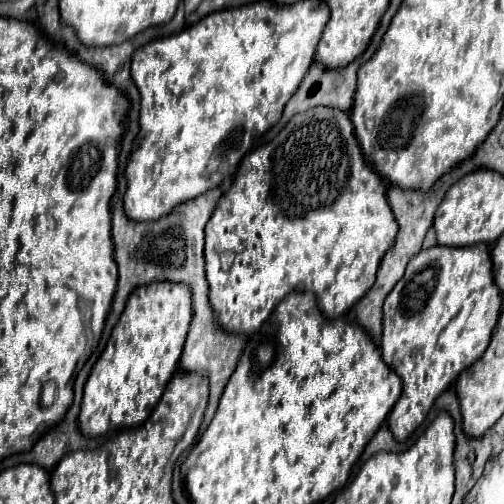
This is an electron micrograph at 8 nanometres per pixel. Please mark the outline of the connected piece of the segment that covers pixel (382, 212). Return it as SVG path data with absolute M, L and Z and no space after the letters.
M314 107L310 111L294 115L290 123L266 145L258 147L246 159L242 159L232 187L220 197L216 211L206 223L206 243L204 243L204 257L206 257L206 279L210 285L208 297L210 307L216 315L216 325L226 333L238 333L238 335L250 335L262 327L262 323L274 313L274 307L292 291L310 291L314 293L318 301L318 309L326 319L336 319L342 313L346 313L366 291L374 285L378 263L382 261L382 255L390 249L394 243L394 235L398 231L398 225L394 223L394 215L390 211L390 205L386 203L386 183L366 167L366 161L362 159L362 149L358 147L358 139L354 139L354 127L350 123L350 115L338 109L330 107Z

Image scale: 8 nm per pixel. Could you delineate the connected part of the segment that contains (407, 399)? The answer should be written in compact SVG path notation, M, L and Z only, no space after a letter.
M476 243L468 247L432 247L420 251L410 259L404 277L396 283L384 303L384 333L382 333L382 359L402 379L402 395L388 415L388 427L396 441L406 441L426 419L430 407L444 393L450 383L480 359L486 351L492 329L502 309L502 293L492 277L492 259L488 245Z

